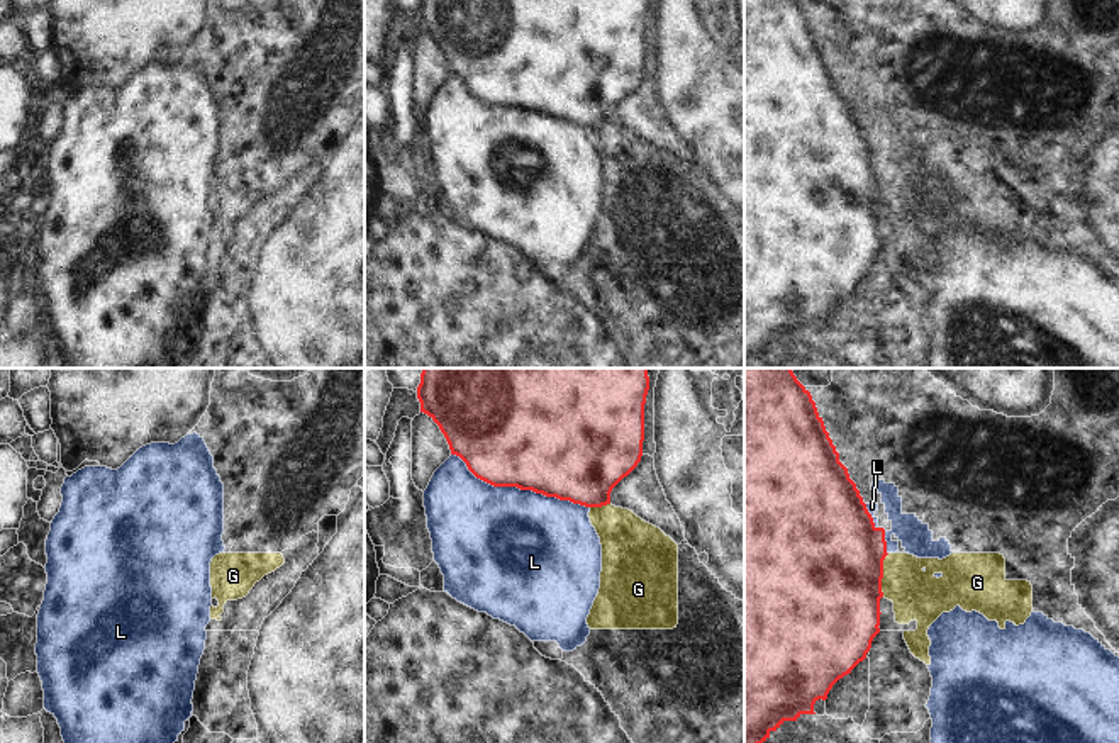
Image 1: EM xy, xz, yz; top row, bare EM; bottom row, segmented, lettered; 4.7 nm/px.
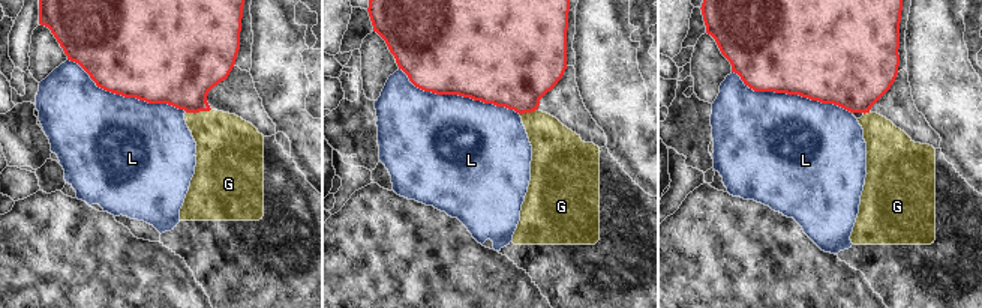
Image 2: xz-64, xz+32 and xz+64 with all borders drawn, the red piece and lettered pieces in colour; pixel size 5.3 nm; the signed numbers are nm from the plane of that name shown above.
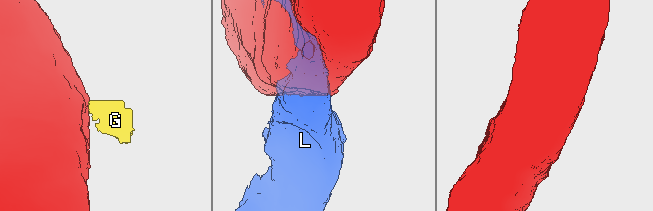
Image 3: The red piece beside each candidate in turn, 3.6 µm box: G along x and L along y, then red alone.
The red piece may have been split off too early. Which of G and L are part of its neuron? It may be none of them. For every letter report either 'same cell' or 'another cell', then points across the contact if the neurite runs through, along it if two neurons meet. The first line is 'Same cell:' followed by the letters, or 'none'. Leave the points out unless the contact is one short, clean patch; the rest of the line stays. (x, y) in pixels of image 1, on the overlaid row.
Same cell: none
G: another cell; border yz (889, 553), (884, 560), (882, 596)
L: another cell

